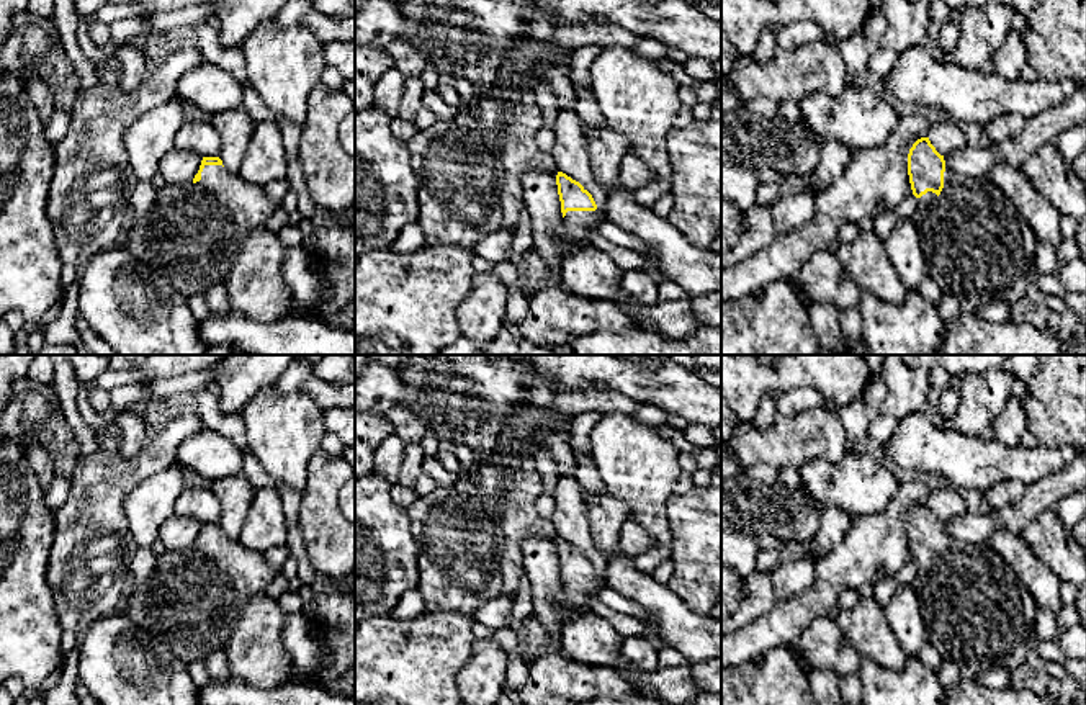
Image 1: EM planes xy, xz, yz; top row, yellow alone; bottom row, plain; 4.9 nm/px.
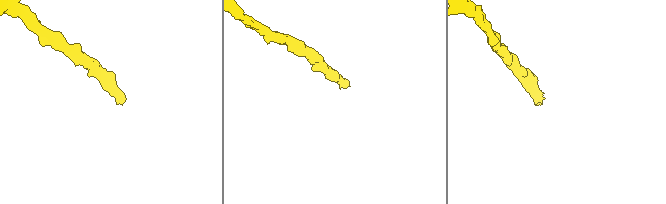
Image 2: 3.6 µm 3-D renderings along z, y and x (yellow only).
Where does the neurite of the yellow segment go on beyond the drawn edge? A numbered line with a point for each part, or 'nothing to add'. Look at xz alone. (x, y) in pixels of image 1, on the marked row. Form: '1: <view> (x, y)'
1: xz (578, 224)

